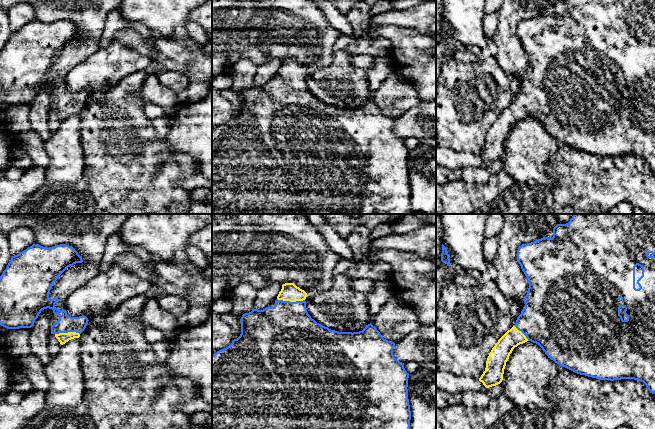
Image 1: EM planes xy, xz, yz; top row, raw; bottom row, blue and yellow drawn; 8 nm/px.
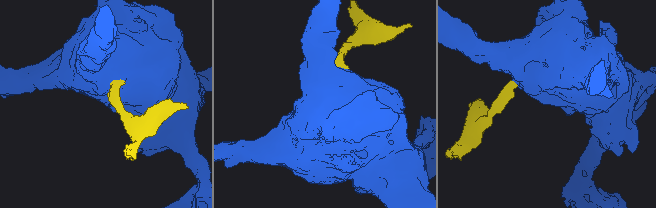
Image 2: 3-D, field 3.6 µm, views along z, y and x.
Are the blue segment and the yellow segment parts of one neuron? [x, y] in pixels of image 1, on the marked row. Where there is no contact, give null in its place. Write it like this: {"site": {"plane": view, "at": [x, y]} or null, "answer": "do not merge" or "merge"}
{"site": {"plane": "xz", "at": [291, 302]}, "answer": "merge"}

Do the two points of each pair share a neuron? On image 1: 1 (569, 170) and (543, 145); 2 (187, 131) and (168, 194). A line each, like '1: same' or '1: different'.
1: different
2: different

